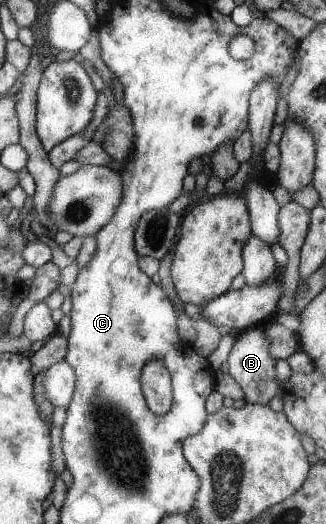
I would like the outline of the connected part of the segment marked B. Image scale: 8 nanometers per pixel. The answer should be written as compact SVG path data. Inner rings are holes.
M254 327L237 333L236 342L228 355L228 372L236 384L244 392L246 403L253 405L268 405L268 402L279 393L279 382L276 372L276 359L269 349L269 338L263 327Z

